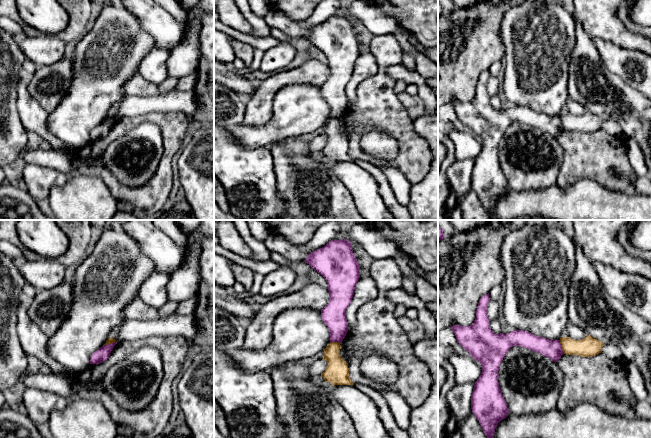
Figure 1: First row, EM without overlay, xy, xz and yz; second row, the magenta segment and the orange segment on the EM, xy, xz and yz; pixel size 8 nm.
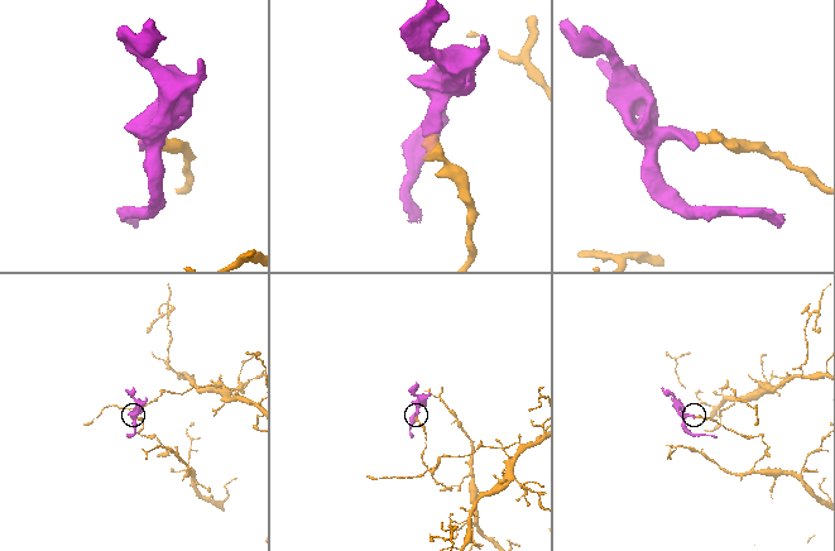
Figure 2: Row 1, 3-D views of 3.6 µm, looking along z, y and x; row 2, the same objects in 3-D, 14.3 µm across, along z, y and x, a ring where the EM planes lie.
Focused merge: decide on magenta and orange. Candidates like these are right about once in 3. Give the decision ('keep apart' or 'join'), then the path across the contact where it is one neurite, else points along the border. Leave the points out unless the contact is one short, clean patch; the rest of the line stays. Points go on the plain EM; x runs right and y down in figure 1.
keep apart; border yz (558, 116), (563, 129)

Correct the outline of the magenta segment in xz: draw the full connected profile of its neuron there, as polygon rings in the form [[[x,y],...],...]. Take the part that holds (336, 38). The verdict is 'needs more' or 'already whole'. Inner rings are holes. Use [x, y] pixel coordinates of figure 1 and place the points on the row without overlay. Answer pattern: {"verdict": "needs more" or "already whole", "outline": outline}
{"verdict": "already whole", "outline": [[[347,15],[331,16],[305,36],[328,59],[330,75],[321,86],[321,94],[330,107],[330,118],[341,119],[348,108],[346,85],[360,54],[360,42],[351,20]]]}

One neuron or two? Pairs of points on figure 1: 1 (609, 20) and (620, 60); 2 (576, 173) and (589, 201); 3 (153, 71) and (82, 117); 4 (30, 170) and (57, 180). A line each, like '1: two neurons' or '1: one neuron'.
1: two neurons
2: two neurons
3: two neurons
4: one neuron

